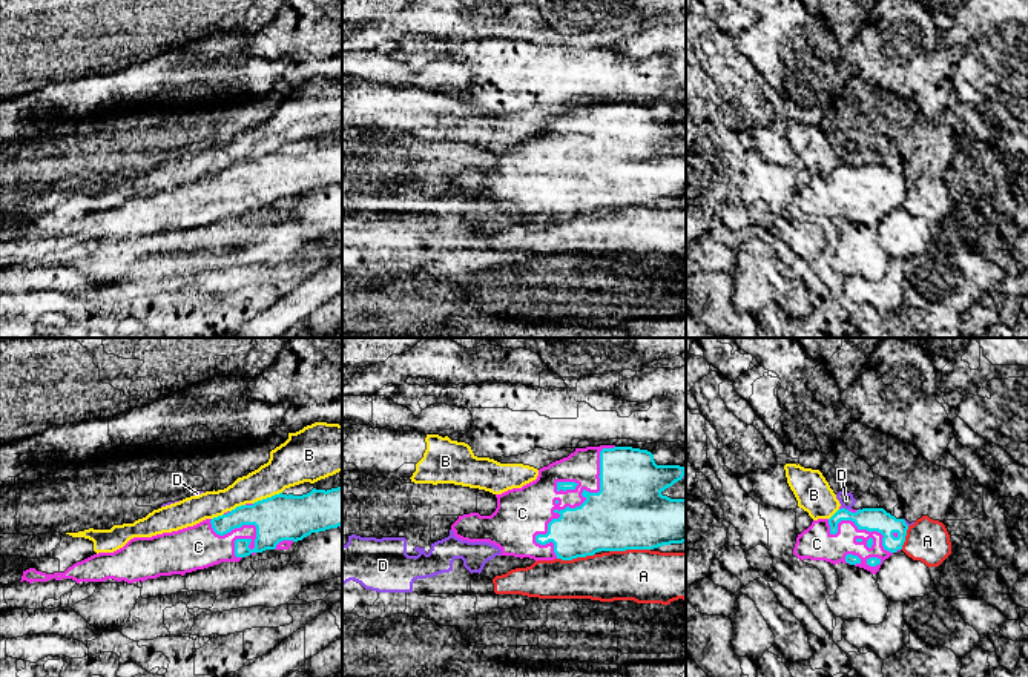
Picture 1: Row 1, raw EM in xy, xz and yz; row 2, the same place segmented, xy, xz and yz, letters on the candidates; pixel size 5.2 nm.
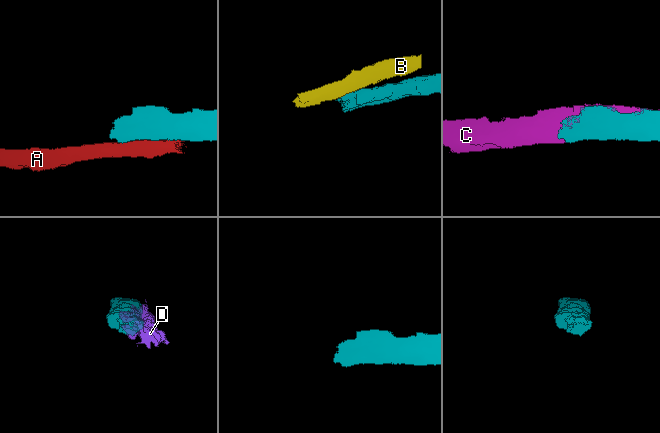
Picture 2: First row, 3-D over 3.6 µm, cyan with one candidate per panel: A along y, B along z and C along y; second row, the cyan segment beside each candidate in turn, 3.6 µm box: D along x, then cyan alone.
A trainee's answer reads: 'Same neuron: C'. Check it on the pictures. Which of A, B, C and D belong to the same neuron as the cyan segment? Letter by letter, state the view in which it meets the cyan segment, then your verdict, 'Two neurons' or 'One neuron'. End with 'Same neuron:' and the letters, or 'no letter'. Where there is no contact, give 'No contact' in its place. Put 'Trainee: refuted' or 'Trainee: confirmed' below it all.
A: Touches cyan in xz. Two neurons
B: Touches cyan in xy. Two neurons
C: Touches cyan in xz. One neuron
D: Touches cyan in yz. Two neurons
Same neuron: C
Trainee: confirmed

